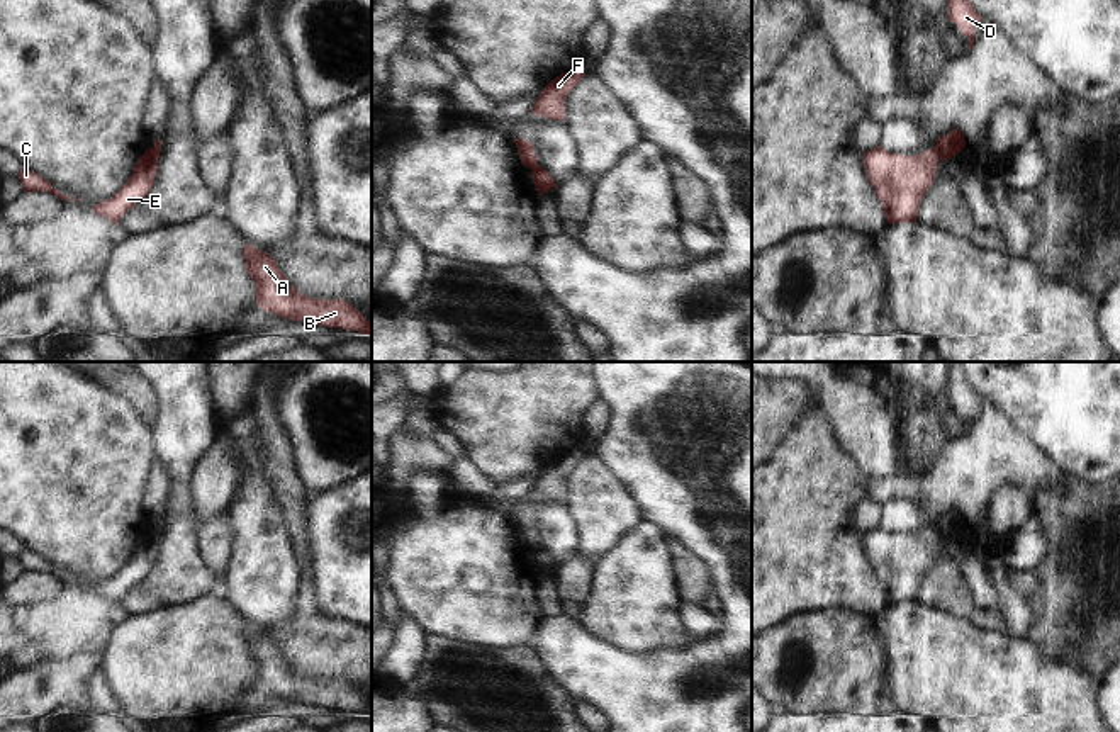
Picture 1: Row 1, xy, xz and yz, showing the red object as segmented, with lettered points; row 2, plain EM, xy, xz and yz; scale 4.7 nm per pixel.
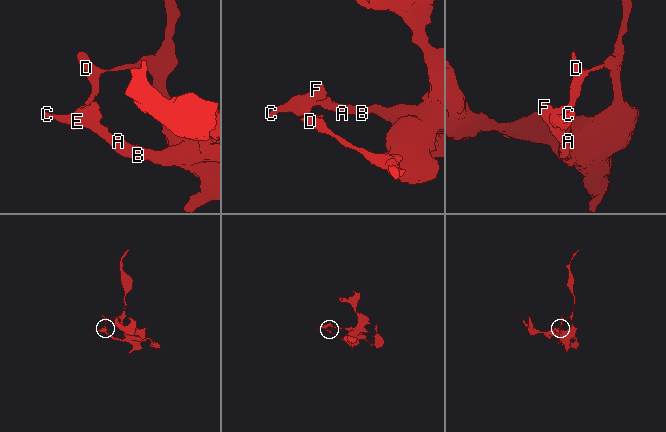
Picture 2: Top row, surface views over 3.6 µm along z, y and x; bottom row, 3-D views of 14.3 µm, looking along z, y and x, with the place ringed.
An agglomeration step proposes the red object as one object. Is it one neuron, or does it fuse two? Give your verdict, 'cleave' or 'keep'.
cleave

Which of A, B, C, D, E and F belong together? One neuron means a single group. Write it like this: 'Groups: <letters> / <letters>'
Groups: A B C E F / D.

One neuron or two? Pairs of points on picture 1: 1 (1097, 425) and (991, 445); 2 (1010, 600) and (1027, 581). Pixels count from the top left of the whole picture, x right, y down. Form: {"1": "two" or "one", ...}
{"1": "two", "2": "two"}

